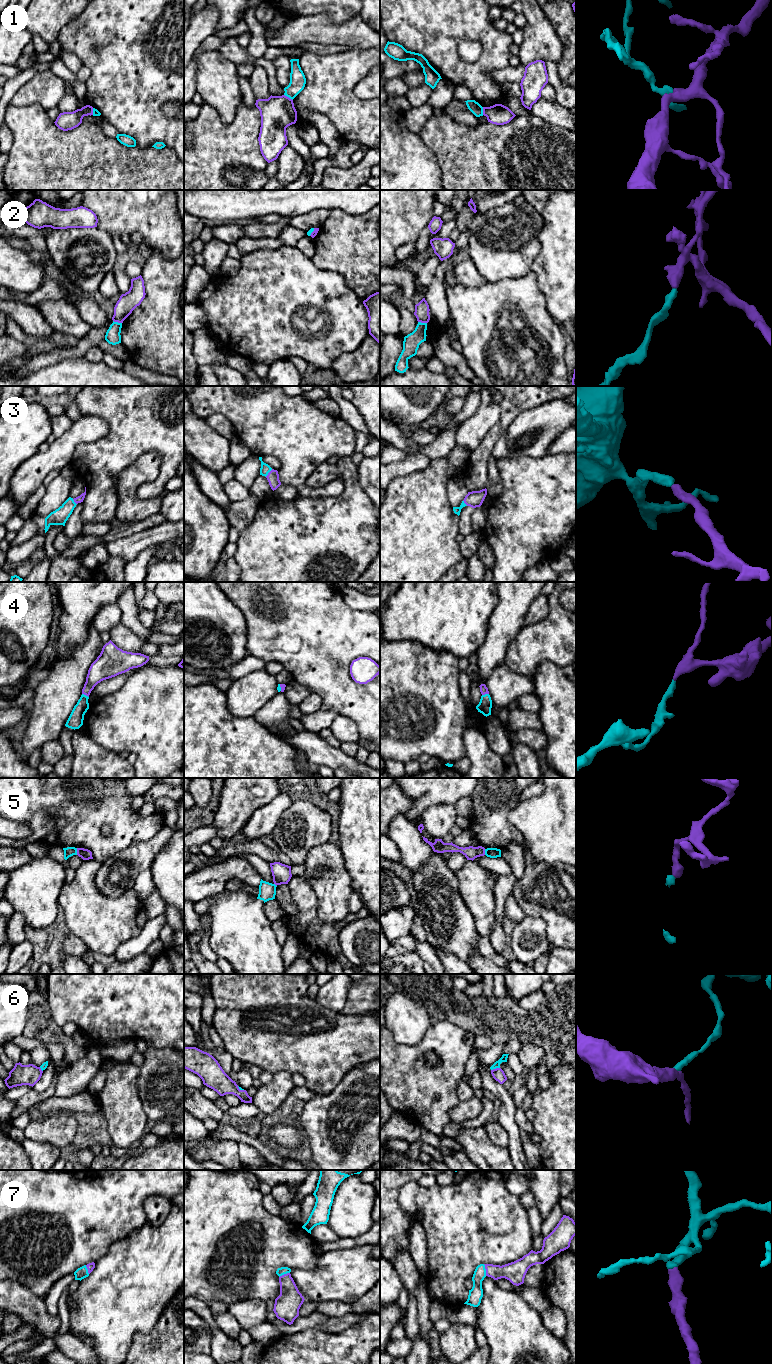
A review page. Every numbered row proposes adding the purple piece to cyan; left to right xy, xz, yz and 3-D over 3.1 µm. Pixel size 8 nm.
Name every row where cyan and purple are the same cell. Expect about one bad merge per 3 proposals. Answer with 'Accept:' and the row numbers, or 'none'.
Accept: 3, 4, 7

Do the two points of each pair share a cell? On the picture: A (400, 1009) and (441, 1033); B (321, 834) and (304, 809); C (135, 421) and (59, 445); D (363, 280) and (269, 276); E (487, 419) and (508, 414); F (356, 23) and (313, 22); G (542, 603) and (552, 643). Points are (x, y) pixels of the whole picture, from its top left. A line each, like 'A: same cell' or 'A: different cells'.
A: different cells
B: same cell
C: different cells
D: different cells
E: different cells
F: same cell
G: different cells

